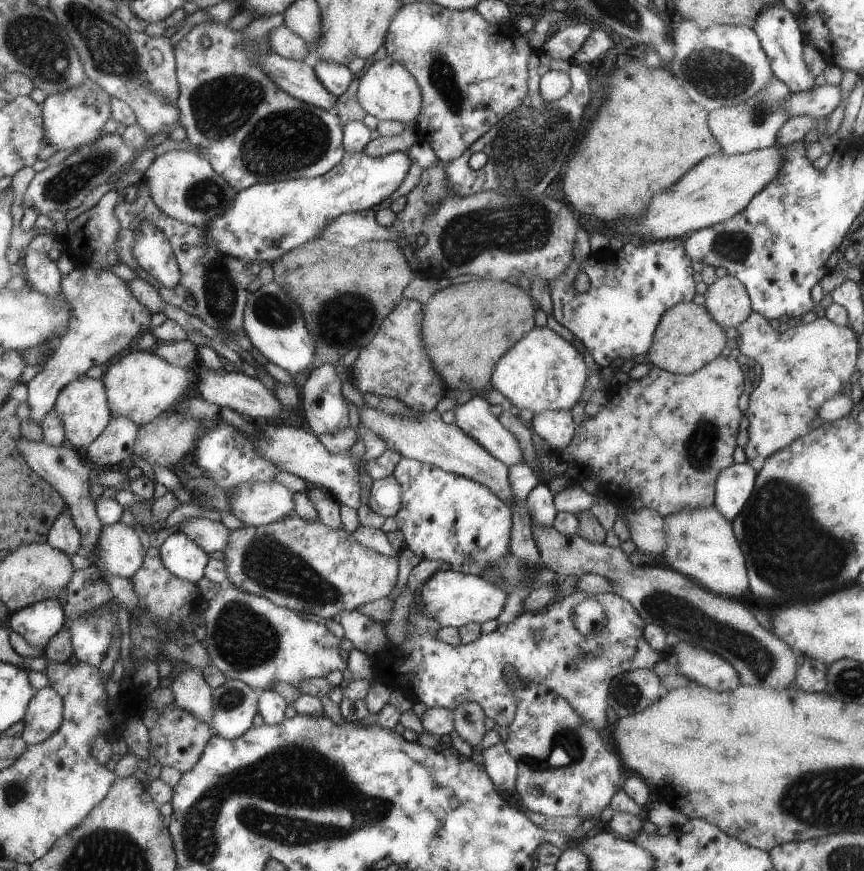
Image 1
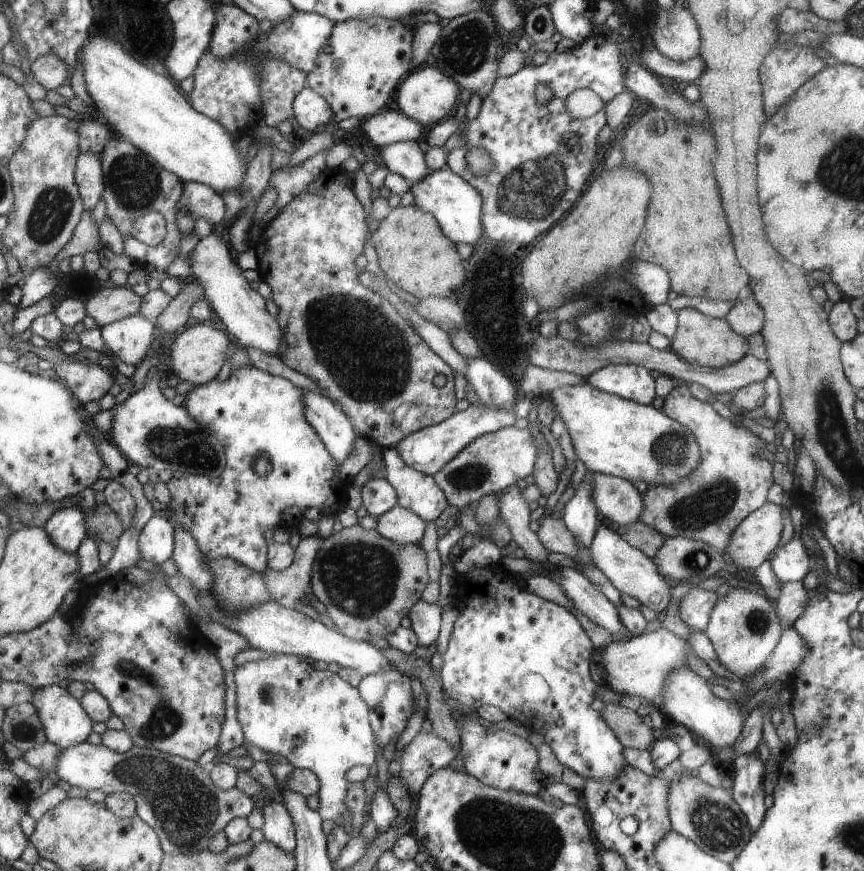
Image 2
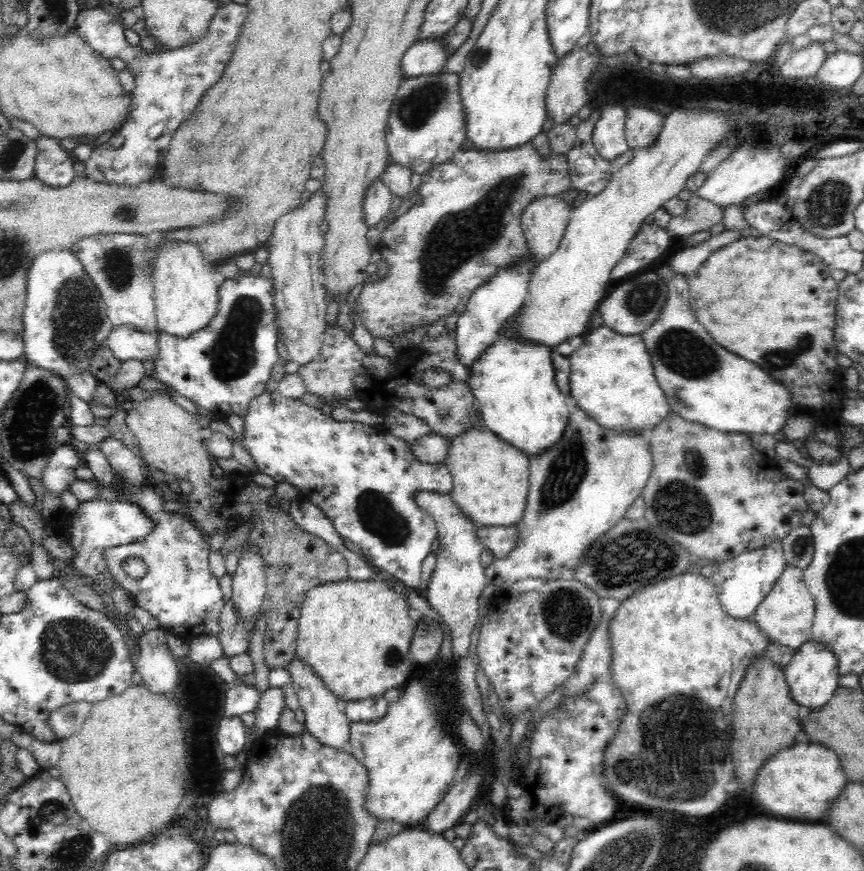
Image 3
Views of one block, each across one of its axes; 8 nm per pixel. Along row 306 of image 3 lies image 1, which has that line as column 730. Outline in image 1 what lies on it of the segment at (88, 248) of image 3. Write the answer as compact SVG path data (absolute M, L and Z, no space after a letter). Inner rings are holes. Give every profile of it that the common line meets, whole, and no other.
M775 77L756 96L733 106L719 107L708 111L707 123L720 143L722 152L726 155L748 153L757 149L767 148L776 142L776 134L783 126L787 116L782 110L784 102L790 94L788 86Z

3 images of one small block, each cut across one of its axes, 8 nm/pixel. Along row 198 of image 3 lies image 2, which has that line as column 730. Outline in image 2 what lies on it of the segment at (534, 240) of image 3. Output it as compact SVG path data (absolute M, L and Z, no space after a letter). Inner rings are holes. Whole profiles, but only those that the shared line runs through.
M764 502L736 526L724 553L736 568L755 569L776 548L781 528L779 505Z

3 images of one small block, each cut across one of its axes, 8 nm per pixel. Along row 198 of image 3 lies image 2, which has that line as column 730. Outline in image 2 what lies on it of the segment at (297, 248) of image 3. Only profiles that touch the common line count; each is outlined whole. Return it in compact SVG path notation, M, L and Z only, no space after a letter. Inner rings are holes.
M749 296L738 302L735 301L724 318L733 331L744 337L760 332L764 326L764 311L756 299Z

